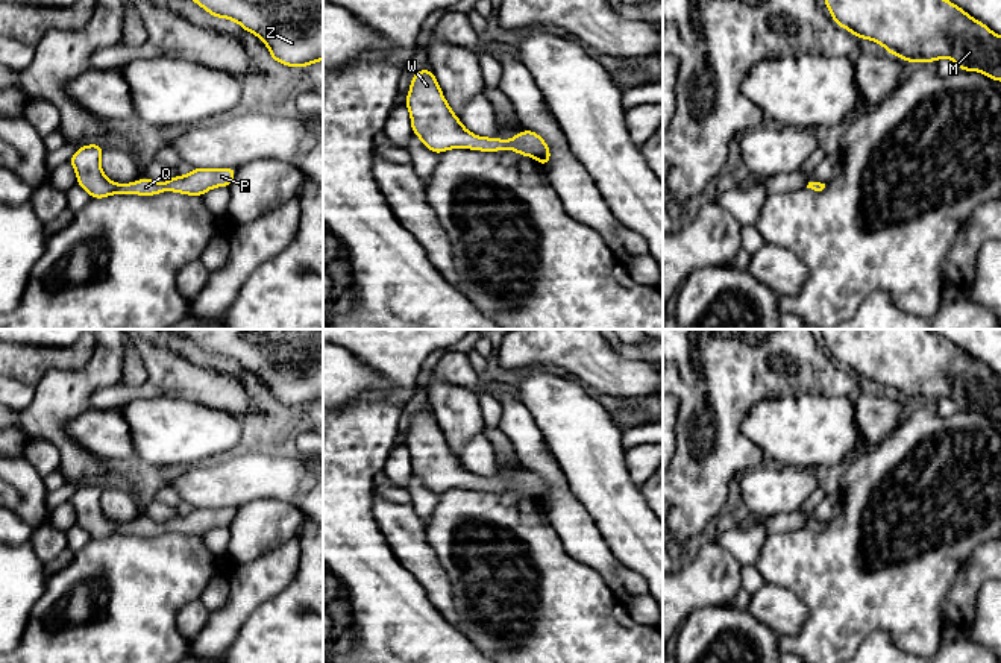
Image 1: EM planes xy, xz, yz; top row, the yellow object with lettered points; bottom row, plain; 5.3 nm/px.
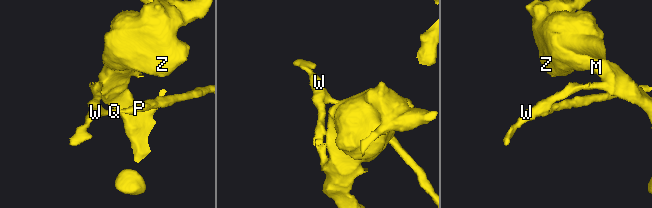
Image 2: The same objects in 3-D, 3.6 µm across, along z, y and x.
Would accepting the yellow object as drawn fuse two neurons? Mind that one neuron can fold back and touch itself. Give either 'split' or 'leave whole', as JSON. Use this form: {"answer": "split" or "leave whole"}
{"answer": "leave whole"}

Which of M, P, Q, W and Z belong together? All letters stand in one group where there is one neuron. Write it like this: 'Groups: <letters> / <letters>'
Groups: M P Q W Z

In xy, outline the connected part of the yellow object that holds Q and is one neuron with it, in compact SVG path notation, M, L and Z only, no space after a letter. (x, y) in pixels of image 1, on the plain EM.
M88 484L68 499L74 507L77 525L80 525L93 539L108 537L111 534L140 534L155 536L162 531L184 533L188 536L202 536L215 526L229 526L237 514L237 508L194 508L187 516L173 516L159 523L153 519L138 519L132 523L115 523L109 520L100 505L103 493L100 484Z

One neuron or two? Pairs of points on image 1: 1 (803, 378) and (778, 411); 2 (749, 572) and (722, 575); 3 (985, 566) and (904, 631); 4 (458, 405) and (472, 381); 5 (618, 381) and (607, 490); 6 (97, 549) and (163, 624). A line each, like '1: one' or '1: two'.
1: two
2: two
3: two
4: two
5: two
6: one

